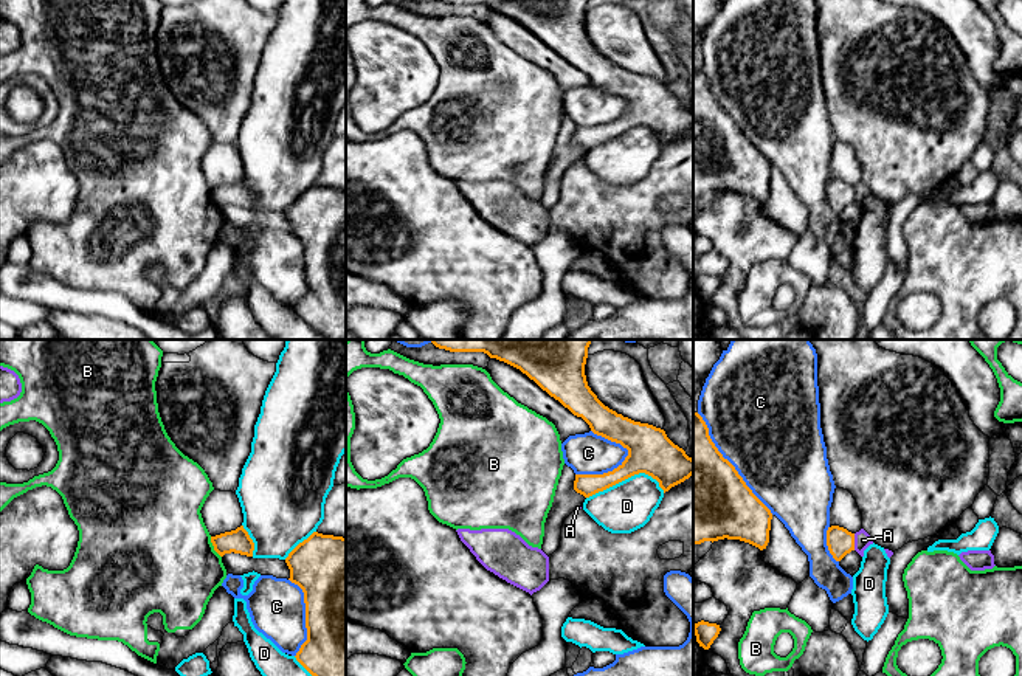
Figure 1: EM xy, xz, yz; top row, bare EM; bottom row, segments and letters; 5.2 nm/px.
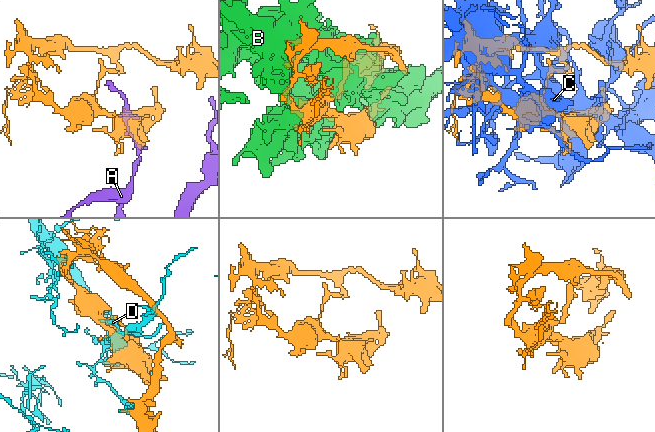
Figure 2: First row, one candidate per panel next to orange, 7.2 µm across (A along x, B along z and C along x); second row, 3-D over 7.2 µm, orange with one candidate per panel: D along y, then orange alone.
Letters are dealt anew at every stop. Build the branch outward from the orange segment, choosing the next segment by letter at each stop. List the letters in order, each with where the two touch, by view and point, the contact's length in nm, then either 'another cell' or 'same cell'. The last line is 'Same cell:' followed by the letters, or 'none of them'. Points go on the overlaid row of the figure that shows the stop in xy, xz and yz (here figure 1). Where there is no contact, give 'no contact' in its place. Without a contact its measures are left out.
A: yz (853, 541) | 90 nm | another cell
B: xy (214, 548) | 130 nm | another cell
C: yz (731, 464) | 650 nm | another cell
D: xz (625, 478) | 400 nm | another cell
Same cell: none of them

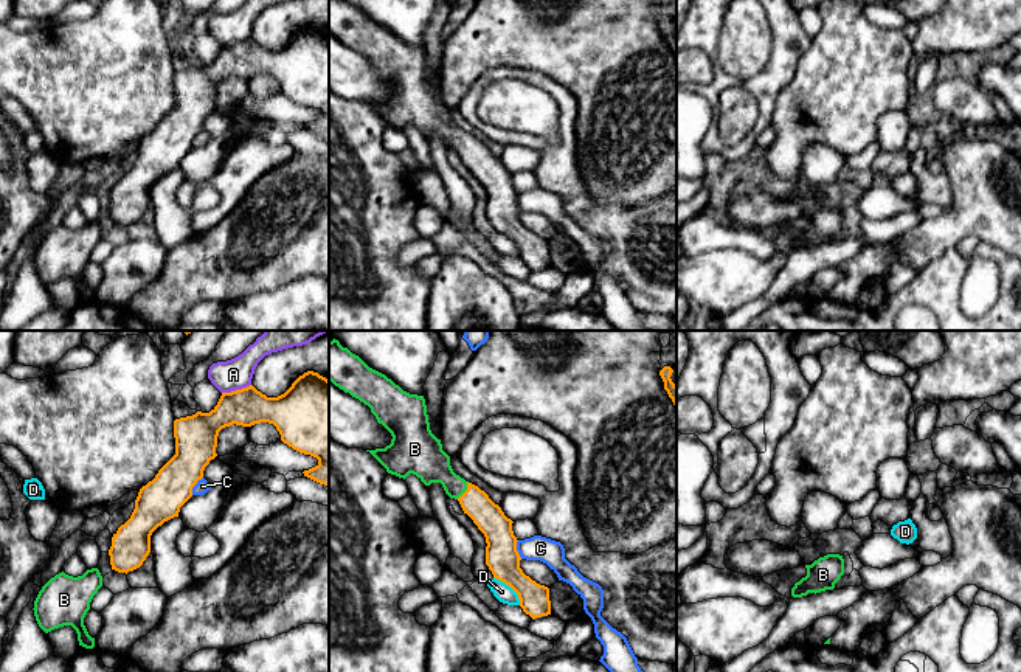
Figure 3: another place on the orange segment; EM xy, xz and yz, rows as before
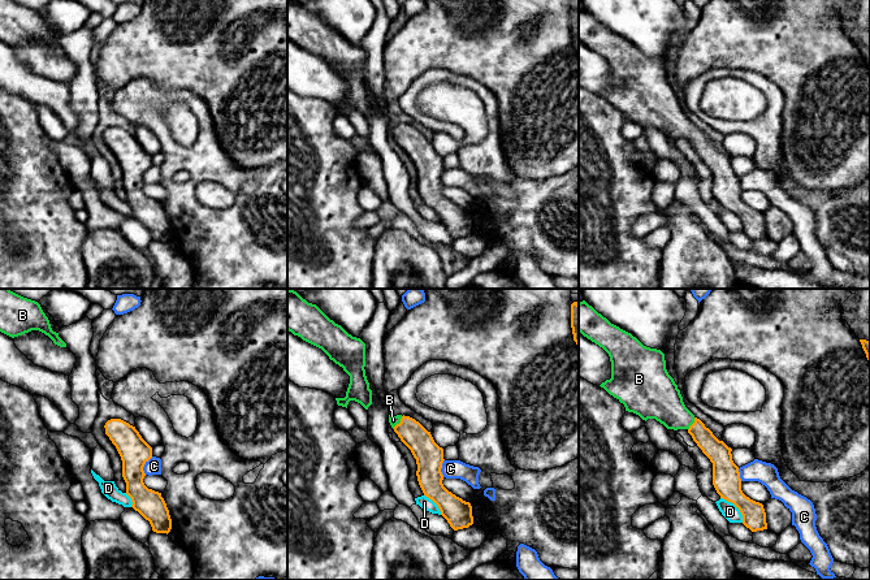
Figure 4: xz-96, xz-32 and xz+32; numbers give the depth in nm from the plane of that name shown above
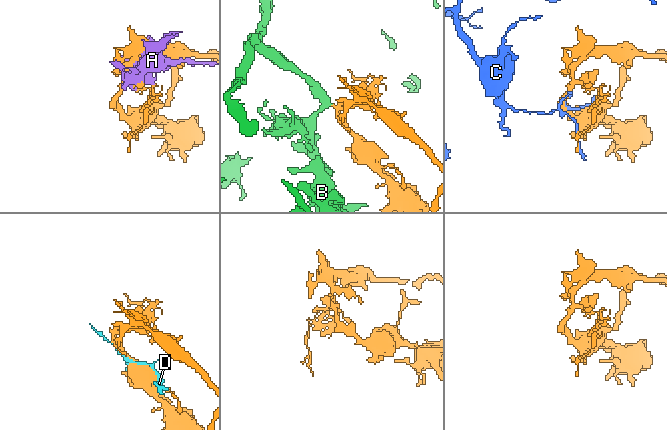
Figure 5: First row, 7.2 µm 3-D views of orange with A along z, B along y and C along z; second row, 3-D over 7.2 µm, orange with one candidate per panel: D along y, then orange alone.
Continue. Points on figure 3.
A: xy (236, 390) | 160 nm | another cell
B: xz (466, 491) | 110 nm | same cell
C: xy (194, 484) | 110 nm | another cell
D: xz (511, 587) | 200 nm | another cell
Same cell: B

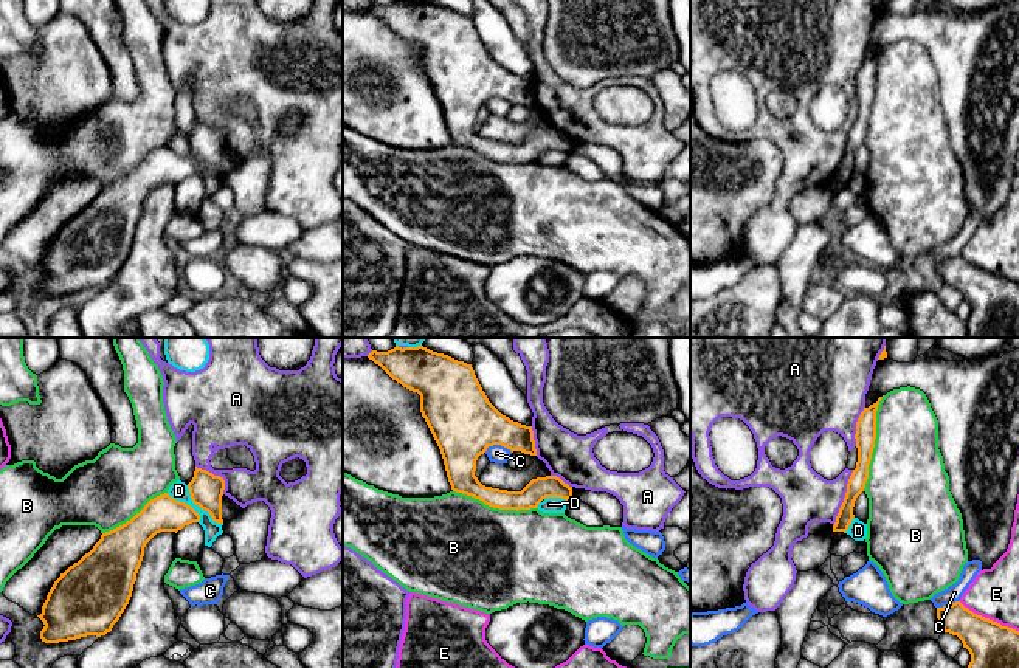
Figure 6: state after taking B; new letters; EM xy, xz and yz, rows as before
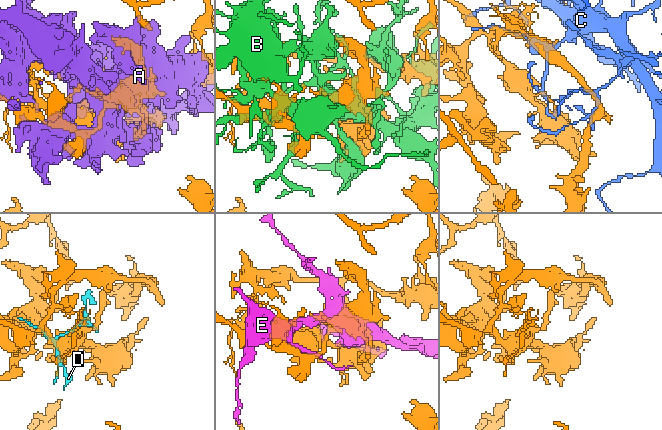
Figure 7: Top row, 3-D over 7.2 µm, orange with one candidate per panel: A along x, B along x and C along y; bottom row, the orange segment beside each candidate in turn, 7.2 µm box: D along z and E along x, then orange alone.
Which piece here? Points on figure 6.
A: yz (844, 498) | 320 nm | another cell
B: yz (873, 444) | 500 nm | another cell
C: xz (498, 444) | 150 nm | another cell
D: xy (200, 507) | 280 nm | another cell
E: yz (988, 619) | 340 nm | another cell
Same cell: none of them

